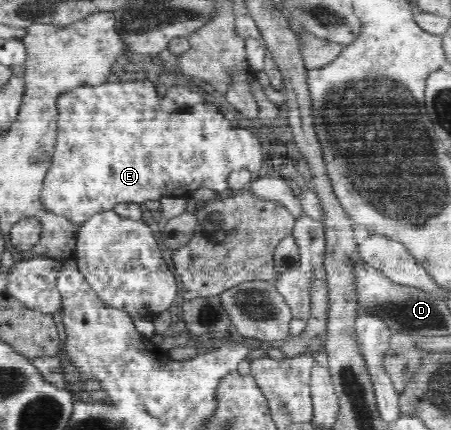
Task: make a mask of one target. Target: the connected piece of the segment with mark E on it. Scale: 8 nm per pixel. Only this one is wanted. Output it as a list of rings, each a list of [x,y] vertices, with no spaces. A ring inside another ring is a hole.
[[[150,78],[136,81],[120,81],[110,79],[102,86],[90,88],[88,86],[78,87],[70,90],[62,96],[57,103],[59,119],[57,120],[57,139],[54,152],[49,164],[48,172],[43,177],[39,189],[39,205],[45,214],[55,214],[60,217],[71,218],[74,222],[79,222],[80,226],[87,221],[92,214],[110,210],[119,202],[129,202],[142,204],[148,200],[160,200],[164,197],[182,197],[191,194],[192,191],[206,187],[218,193],[226,190],[228,187],[228,176],[234,170],[248,168],[250,171],[256,171],[262,164],[262,142],[256,133],[251,132],[250,128],[240,128],[235,122],[232,122],[224,116],[223,111],[214,103],[208,102],[202,95],[201,86],[195,83],[192,86],[182,86],[176,84],[170,86],[164,94],[158,94],[156,83]]]

